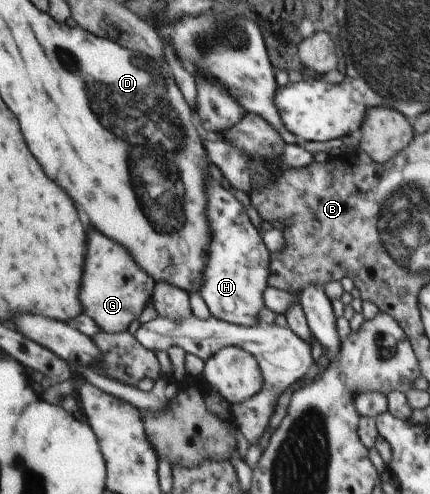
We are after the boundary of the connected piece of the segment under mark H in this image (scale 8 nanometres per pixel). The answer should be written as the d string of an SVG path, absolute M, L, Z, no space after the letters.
M210 176L207 178L207 214L209 224L213 231L213 236L209 242L209 260L204 270L205 282L199 291L202 299L206 302L212 316L216 319L227 321L237 326L256 326L258 323L258 313L265 307L264 290L268 285L270 275L271 252L266 247L263 237L258 229L254 227L246 208L234 196L234 191L218 183Z

